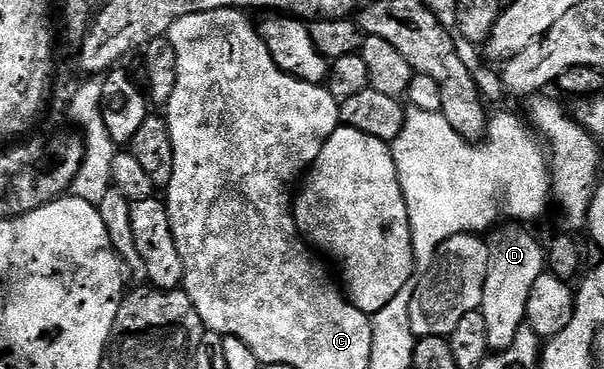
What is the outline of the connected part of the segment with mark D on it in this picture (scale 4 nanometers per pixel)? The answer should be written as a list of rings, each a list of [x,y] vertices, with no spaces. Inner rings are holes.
[[[499,224],[488,237],[490,258],[488,275],[484,279],[484,299],[480,311],[488,327],[488,347],[492,351],[512,347],[512,339],[516,339],[518,332],[524,328],[532,283],[536,283],[536,279],[540,279],[540,275],[547,268],[547,254],[544,252],[543,243],[541,245],[526,230],[529,228],[525,224],[506,224],[510,225]]]

